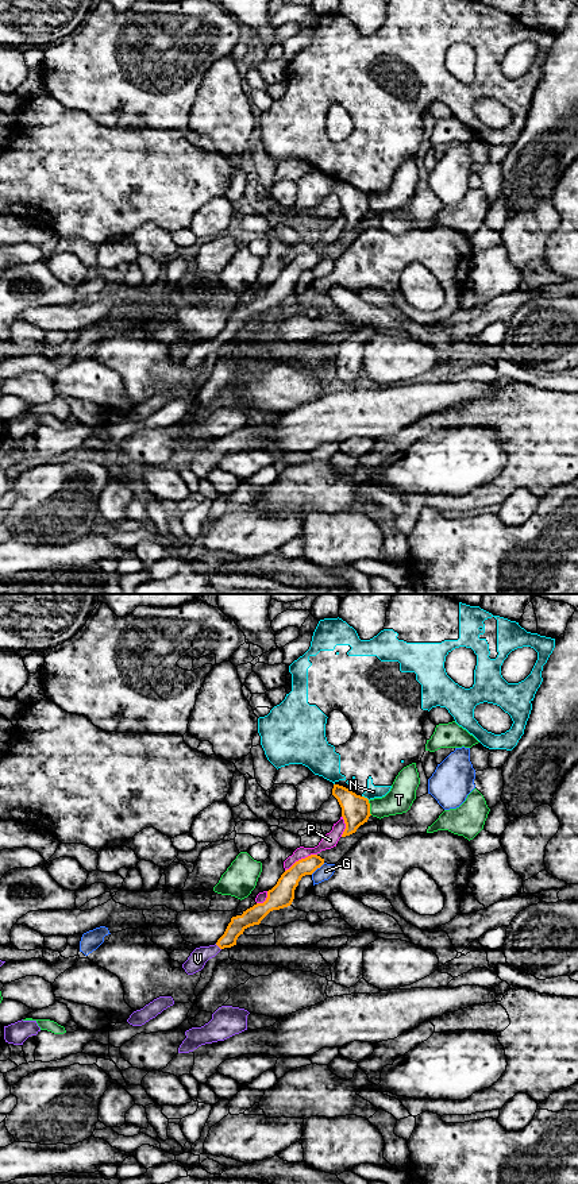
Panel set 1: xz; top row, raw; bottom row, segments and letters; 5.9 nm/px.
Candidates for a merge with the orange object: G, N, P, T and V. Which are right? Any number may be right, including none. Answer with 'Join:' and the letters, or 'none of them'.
Join: none of them

